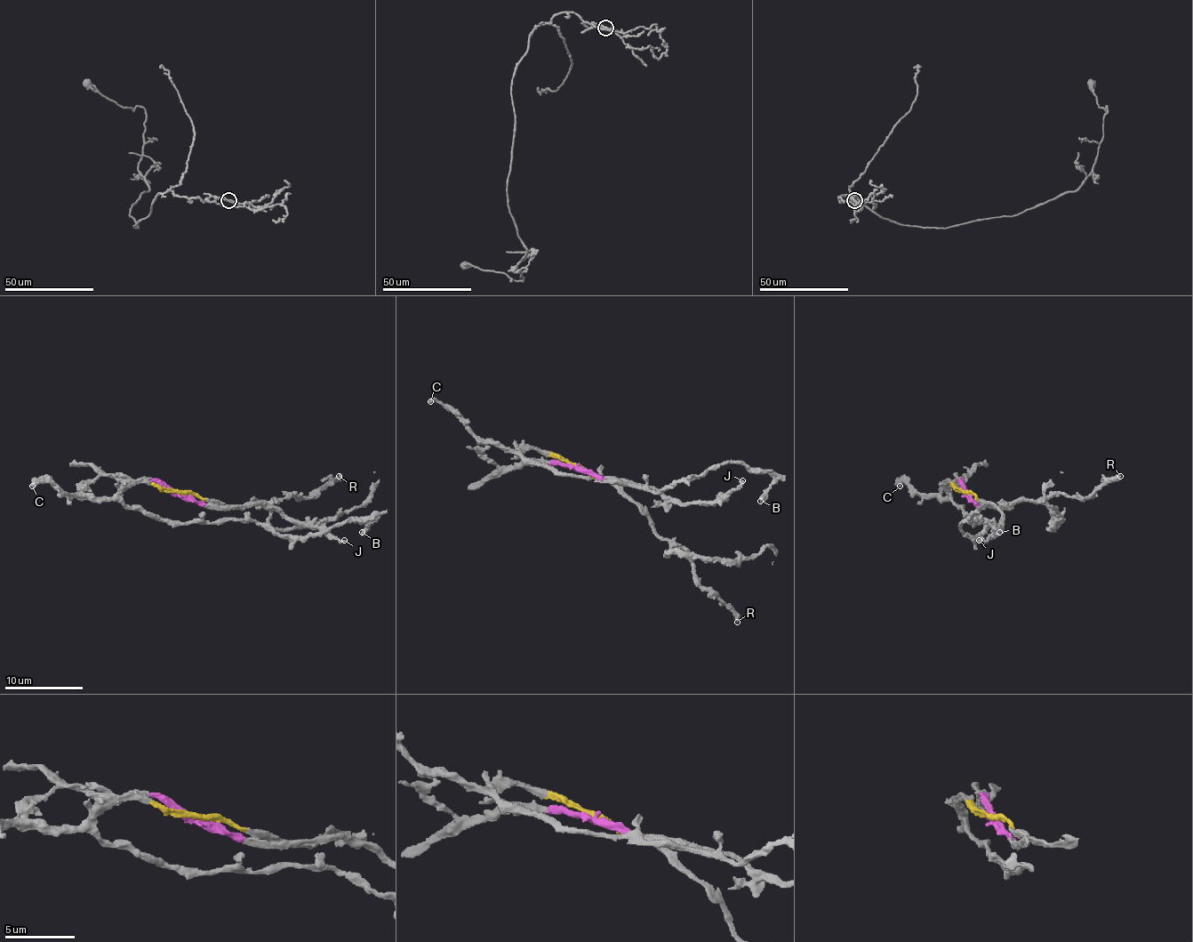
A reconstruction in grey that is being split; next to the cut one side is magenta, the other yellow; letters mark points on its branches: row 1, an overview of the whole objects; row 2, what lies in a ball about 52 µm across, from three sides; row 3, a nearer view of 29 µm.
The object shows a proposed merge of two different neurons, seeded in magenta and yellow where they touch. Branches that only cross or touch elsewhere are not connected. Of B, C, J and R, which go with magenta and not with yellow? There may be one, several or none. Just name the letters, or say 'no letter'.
J

